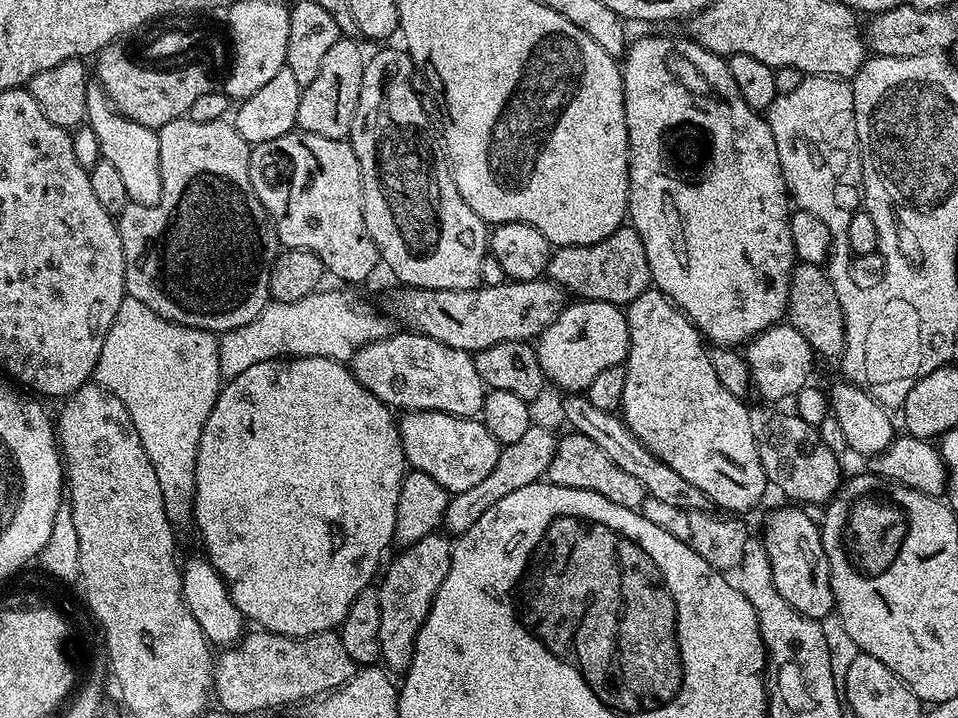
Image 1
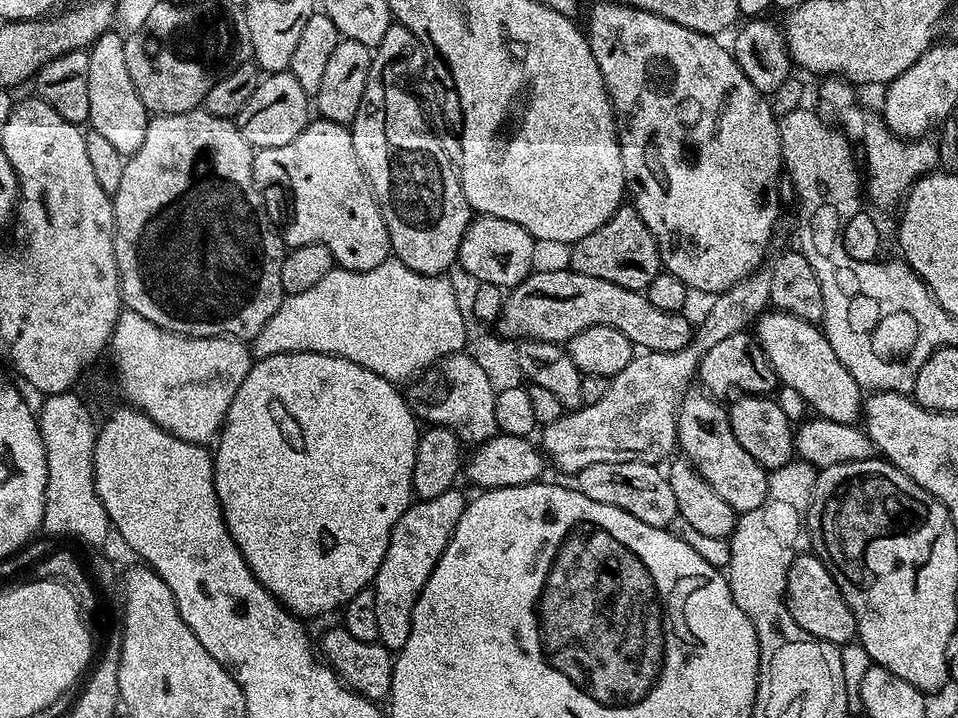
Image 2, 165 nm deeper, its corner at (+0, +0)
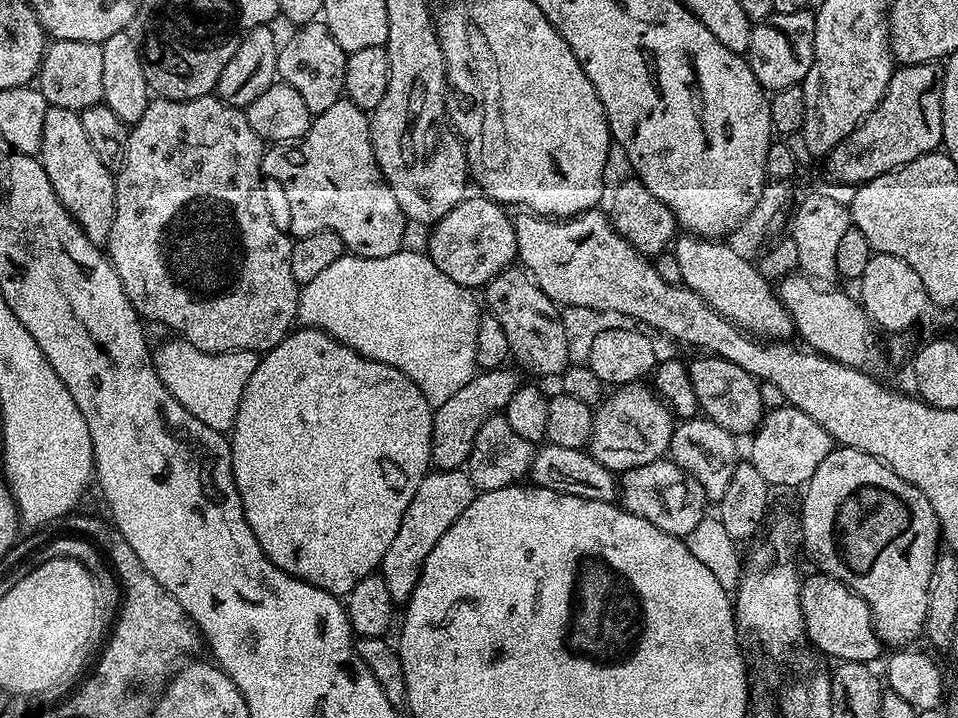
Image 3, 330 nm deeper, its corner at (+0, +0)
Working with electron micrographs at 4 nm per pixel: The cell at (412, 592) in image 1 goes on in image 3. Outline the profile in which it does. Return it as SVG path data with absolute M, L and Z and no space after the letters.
M458 468L445 472L432 470L421 479L418 490L412 492L410 506L404 508L402 522L396 525L394 542L390 542L378 569L379 575L384 577L386 586L390 589L393 605L407 605L414 594L414 586L418 586L426 558L430 558L430 550L438 546L438 538L442 538L442 534L446 534L450 526L454 526L462 510L470 506L477 494L467 471Z

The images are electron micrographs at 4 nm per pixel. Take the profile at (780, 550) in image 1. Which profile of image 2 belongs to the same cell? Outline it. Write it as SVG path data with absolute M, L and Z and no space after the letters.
M801 554L794 558L788 571L786 590L790 614L794 622L806 630L806 634L814 634L814 638L822 638L837 646L844 646L847 640L857 639L854 614L842 590L838 590L838 582L834 582L830 570L826 570L824 563L815 554Z

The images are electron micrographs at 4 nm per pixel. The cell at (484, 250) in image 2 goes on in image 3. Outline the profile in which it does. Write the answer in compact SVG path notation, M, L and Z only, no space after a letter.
M483 194L472 195L465 195L464 200L458 202L458 206L454 206L454 210L450 210L450 214L446 214L436 224L431 225L429 232L432 233L428 236L426 254L434 262L434 266L438 266L438 270L442 270L442 274L446 274L446 278L454 278L454 282L458 282L463 288L480 290L502 270L513 267L514 261L517 259L518 238L513 217L511 215L508 217L504 213L507 212L505 205L498 204L495 200L489 200Z

